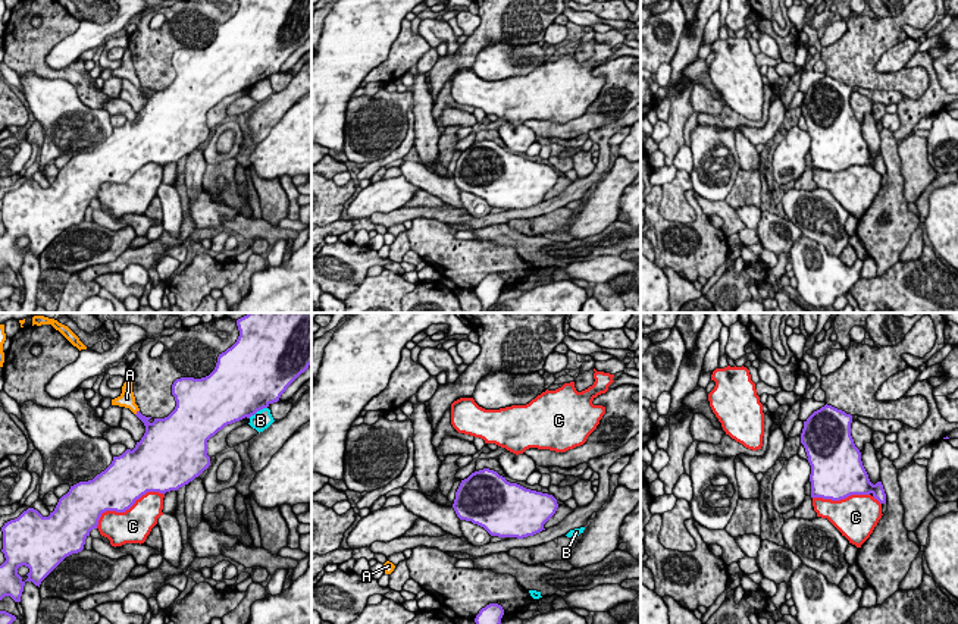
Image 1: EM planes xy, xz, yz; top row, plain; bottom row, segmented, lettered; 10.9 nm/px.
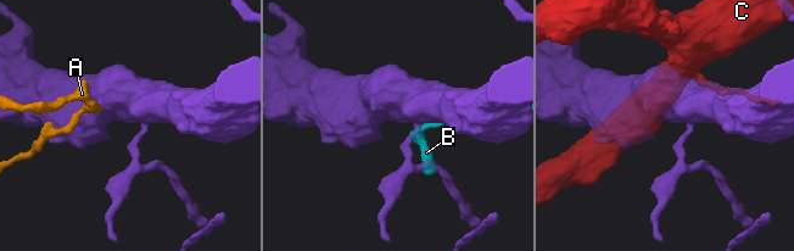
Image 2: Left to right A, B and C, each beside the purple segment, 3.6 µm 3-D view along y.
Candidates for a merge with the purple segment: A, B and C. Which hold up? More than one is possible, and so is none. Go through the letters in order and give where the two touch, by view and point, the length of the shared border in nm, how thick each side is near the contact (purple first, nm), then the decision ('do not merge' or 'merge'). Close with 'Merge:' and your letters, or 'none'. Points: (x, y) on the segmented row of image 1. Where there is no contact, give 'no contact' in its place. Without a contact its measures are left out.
A: meets purple in xy at (137, 413); contact 70 nm long; 160 nm thick on the purple side, 170 nm on the other; merge
B: meets purple in xy at (257, 410); contact 240 nm long; 500 nm thick on the purple side, 200 nm on the other; do not merge
C: meets purple in xy at (125, 510); contact 850 nm long; 480 nm thick on the purple side, 380 nm on the other; do not merge
Merge: A

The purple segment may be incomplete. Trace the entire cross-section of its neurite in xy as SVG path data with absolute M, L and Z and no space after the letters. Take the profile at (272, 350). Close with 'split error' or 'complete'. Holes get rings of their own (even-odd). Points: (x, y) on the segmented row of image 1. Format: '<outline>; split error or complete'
M248 313L237 320L240 336L225 352L219 354L215 370L201 379L181 377L172 385L172 395L176 407L165 418L154 418L153 423L140 413L132 392L132 382L125 377L122 393L112 399L112 405L129 408L145 426L145 433L135 448L126 449L122 455L113 457L112 464L97 474L93 480L79 482L71 486L63 495L54 511L43 517L37 509L28 508L18 518L4 523L3 549L6 561L0 565L0 601L10 596L21 602L24 586L32 581L40 587L41 581L69 555L84 549L85 539L106 511L125 512L137 499L147 492L166 493L178 490L198 477L210 465L207 455L207 440L225 426L250 418L257 411L278 402L287 388L311 364L311 313Z; split error

